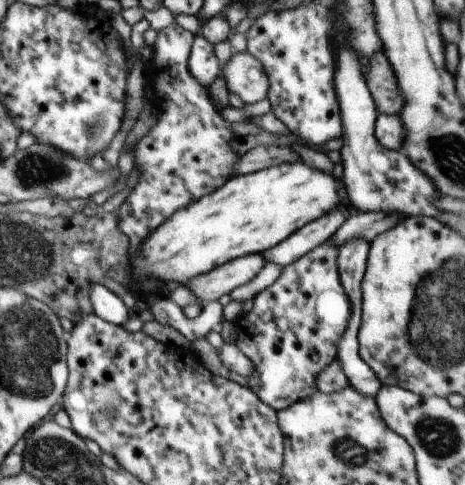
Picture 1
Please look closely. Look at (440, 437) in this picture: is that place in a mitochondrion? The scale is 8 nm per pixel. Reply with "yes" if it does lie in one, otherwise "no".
yes

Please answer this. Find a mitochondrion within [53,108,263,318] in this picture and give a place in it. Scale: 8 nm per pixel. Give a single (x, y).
(93, 127)

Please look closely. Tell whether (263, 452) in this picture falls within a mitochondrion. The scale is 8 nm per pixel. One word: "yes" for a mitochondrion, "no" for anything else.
no

